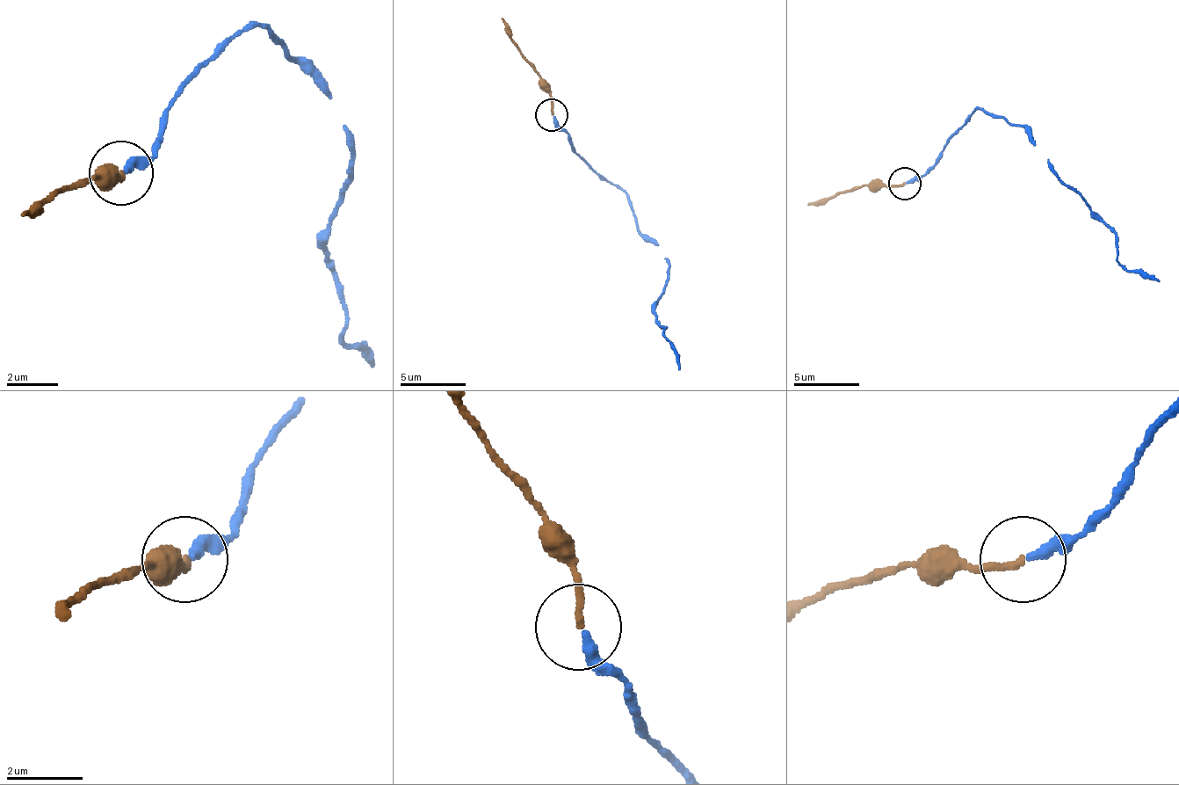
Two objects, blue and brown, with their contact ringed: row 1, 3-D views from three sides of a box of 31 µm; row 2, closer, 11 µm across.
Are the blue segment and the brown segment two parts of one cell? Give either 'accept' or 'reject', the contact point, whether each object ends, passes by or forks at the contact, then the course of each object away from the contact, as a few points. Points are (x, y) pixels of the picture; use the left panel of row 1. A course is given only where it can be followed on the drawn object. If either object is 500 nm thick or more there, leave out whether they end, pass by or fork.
accept; place (120, 173); blue ends; brown ends; course blue (122, 171), (257, 23), (348, 133), (329, 268), (342, 332), (373, 365); course brown (122, 171), (116, 178), (83, 178), (19, 216)

